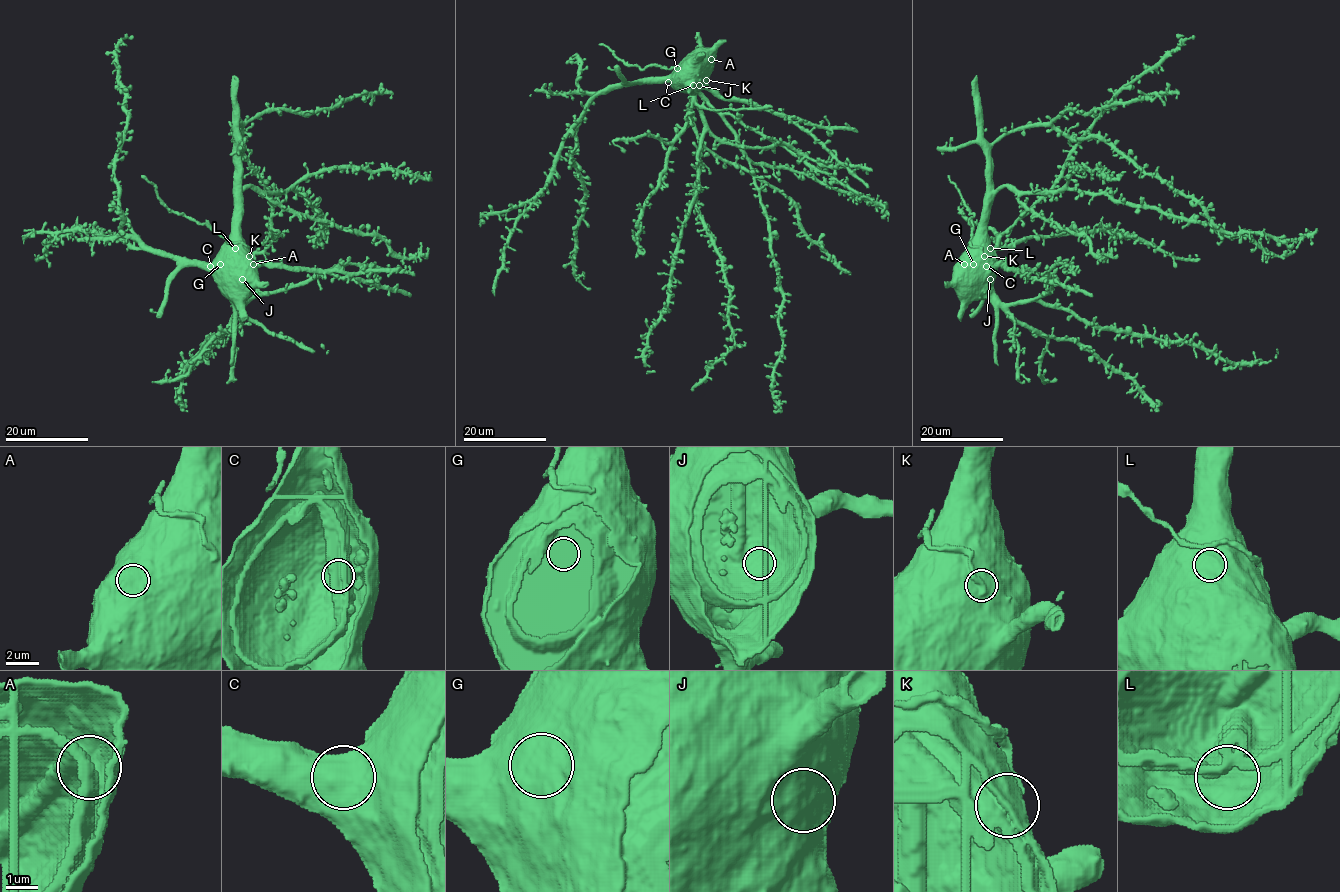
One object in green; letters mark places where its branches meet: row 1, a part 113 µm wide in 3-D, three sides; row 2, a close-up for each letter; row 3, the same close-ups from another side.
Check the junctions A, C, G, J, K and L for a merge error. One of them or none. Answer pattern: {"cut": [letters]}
{"cut": ["K"]}

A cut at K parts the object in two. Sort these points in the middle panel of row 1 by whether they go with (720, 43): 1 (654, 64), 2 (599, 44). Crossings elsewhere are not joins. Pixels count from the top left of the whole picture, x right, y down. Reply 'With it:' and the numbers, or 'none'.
With it: none

